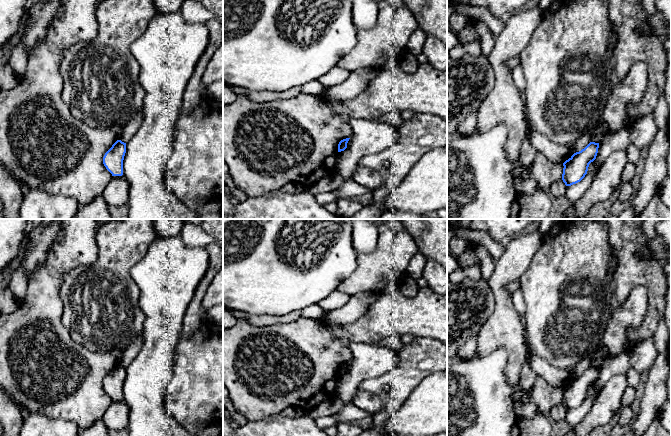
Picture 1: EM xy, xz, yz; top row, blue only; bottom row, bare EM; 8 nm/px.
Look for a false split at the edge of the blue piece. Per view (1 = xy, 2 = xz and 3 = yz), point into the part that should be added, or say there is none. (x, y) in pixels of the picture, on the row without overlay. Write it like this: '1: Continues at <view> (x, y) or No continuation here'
1: No continuation here
2: No continuation here
3: No continuation here

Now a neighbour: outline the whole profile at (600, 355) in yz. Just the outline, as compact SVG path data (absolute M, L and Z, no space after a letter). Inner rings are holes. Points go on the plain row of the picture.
M598 346L589 357L591 366L600 367L609 358L609 353L605 348Z

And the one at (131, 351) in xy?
M143 332L121 352L119 364L127 367L138 355L143 344Z

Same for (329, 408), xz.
M336 396L333 400L326 401L316 408L310 410L308 415L314 420L323 416L334 416L344 407L345 404L346 403L344 401Z

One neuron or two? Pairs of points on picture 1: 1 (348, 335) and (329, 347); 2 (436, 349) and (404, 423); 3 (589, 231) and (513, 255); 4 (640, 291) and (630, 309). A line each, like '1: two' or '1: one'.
1: two
2: two
3: two
4: one

